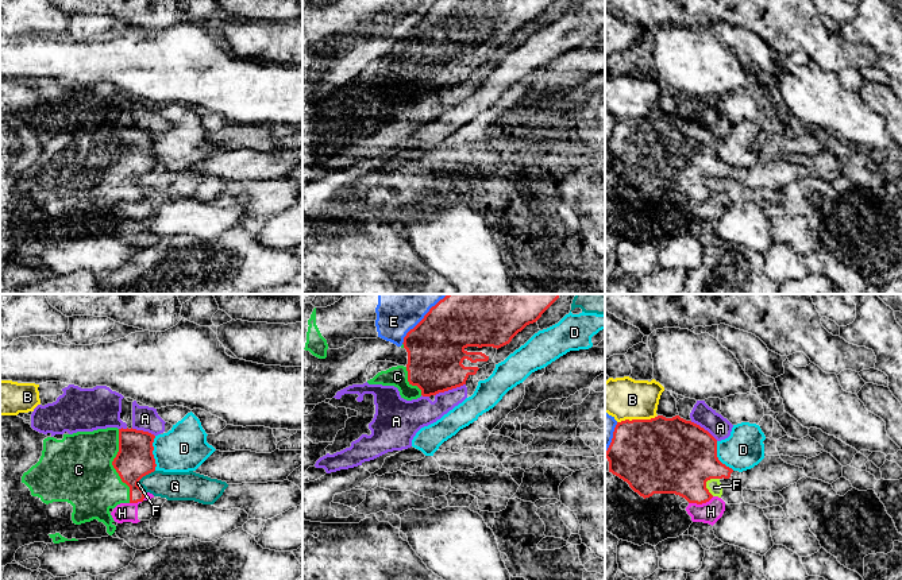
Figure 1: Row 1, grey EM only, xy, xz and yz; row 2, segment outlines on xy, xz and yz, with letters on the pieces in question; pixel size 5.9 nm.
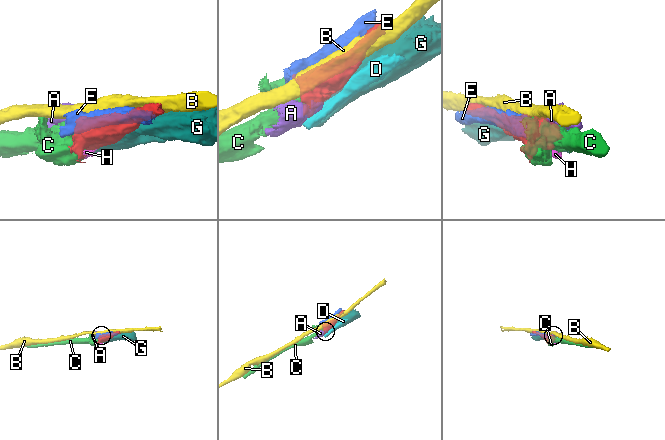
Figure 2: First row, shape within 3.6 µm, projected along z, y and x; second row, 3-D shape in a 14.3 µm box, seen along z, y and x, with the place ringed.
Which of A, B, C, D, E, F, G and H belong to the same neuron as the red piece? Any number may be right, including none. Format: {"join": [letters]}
{"join": ["C"]}

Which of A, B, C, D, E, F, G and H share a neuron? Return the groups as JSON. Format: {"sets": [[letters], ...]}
{"sets": [["A"], ["B"], ["C"], ["D"], ["E"], ["F", "G"], ["H"]]}

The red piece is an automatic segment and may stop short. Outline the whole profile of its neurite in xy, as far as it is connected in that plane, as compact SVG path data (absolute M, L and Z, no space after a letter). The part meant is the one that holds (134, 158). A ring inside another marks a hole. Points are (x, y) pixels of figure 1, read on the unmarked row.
M107 125L93 129L63 132L62 138L47 135L39 159L22 174L32 194L43 201L68 200L73 204L72 219L76 223L97 217L112 233L116 228L109 210L120 201L143 200L146 189L138 181L155 169L153 152L155 134L136 127Z

